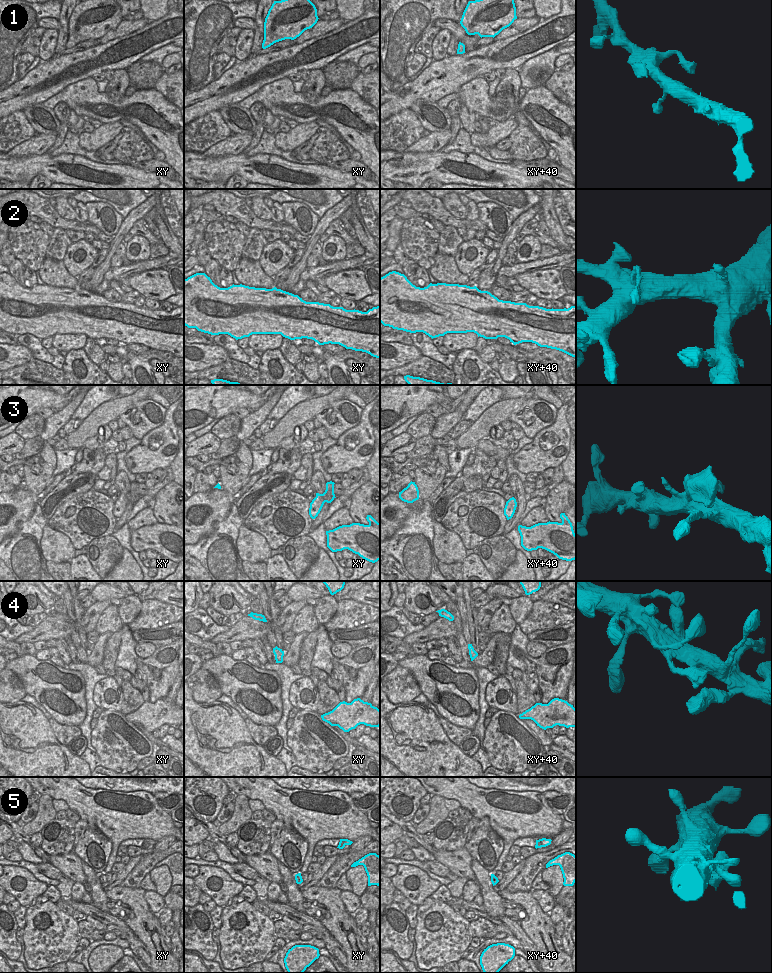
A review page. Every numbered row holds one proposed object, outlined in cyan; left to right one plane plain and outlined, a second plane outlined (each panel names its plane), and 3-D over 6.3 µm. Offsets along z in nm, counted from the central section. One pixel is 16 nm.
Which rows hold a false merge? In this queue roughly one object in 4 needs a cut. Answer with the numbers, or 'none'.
none

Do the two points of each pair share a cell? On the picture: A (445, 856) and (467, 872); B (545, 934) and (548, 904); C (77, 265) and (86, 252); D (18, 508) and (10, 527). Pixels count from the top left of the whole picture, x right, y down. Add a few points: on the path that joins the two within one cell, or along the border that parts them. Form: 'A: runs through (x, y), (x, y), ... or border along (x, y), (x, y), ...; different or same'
A: runs through (450, 859), (456, 861), (462, 867); same
B: border along (532, 895), (540, 908), (548, 914); different
C: runs through (81, 262), (85, 256); same
D: runs through (16, 513), (10, 519), (10, 522); same

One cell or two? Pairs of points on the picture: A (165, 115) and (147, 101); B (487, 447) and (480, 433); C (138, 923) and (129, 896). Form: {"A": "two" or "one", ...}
{"A": "one", "B": "two", "C": "one"}

